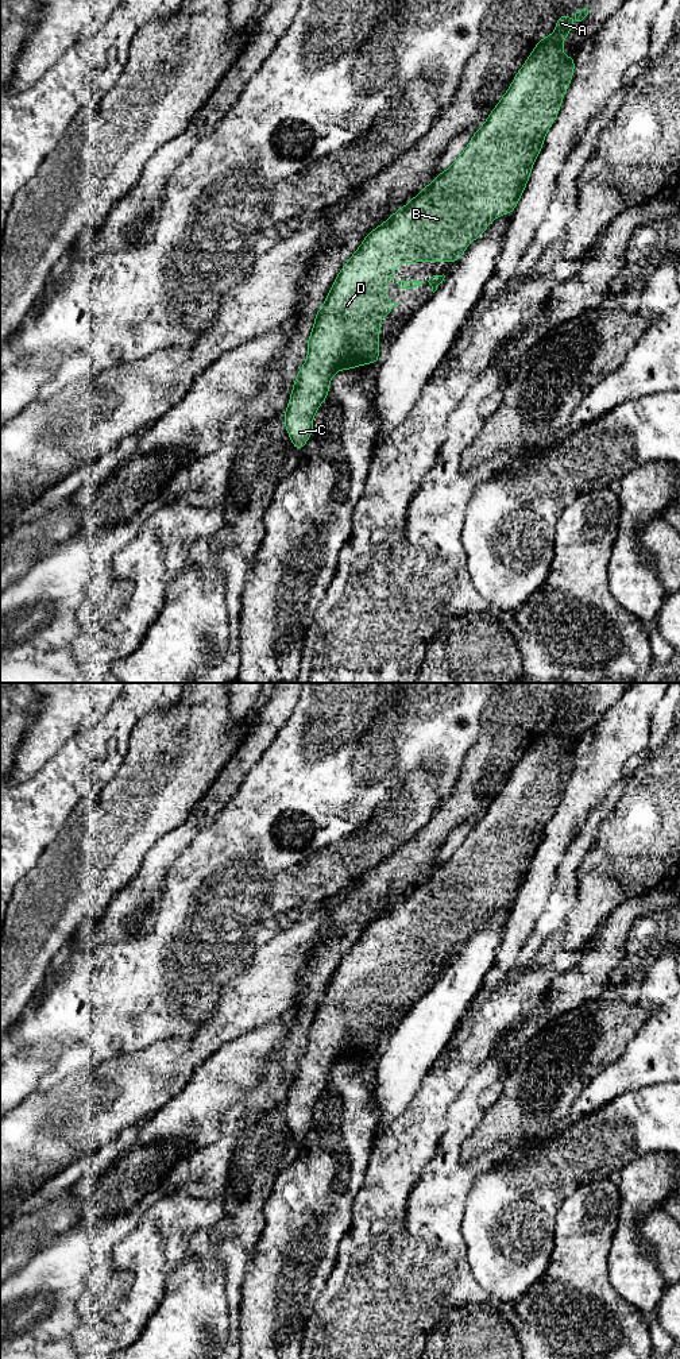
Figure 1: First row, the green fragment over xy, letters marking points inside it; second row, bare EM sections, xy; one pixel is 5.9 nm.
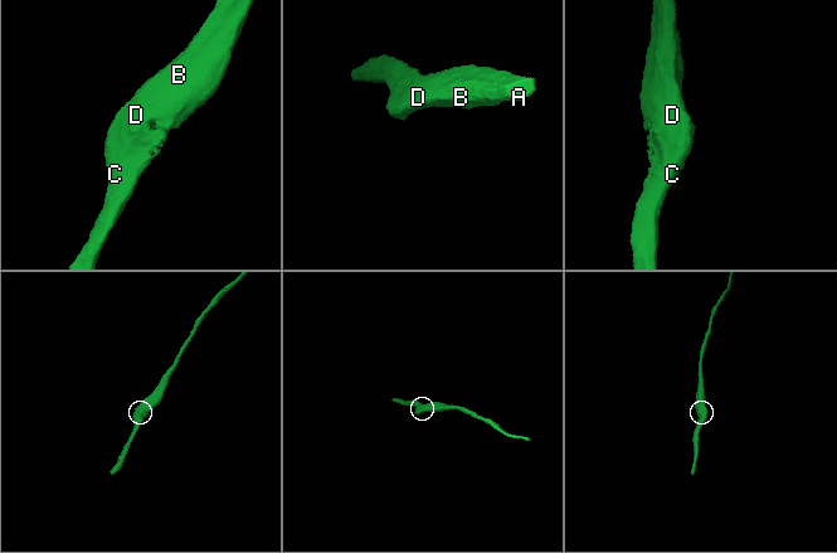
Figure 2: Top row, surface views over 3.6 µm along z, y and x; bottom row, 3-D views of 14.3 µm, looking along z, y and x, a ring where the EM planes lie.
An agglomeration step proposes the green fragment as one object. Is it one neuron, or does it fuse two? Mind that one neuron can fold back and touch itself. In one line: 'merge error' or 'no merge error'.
no merge error

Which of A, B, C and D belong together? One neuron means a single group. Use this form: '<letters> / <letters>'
A B C D

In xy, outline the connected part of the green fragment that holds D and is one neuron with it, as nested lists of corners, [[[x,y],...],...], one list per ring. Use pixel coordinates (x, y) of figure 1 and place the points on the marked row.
[[[563,13],[556,22],[553,34],[541,39],[525,61],[503,97],[488,115],[484,124],[474,132],[453,165],[441,171],[410,202],[394,212],[385,223],[366,235],[360,247],[337,274],[322,306],[316,313],[316,320],[308,339],[308,359],[295,375],[287,410],[283,416],[285,428],[297,452],[308,443],[313,431],[313,417],[320,405],[327,399],[329,382],[340,370],[349,370],[379,359],[380,318],[391,314],[393,302],[383,297],[383,286],[391,283],[394,270],[401,262],[457,262],[465,248],[480,235],[494,219],[513,213],[529,181],[534,161],[538,157],[544,139],[561,108],[563,97],[571,84],[575,61],[573,55],[564,57],[563,40],[572,31],[572,19]]]

